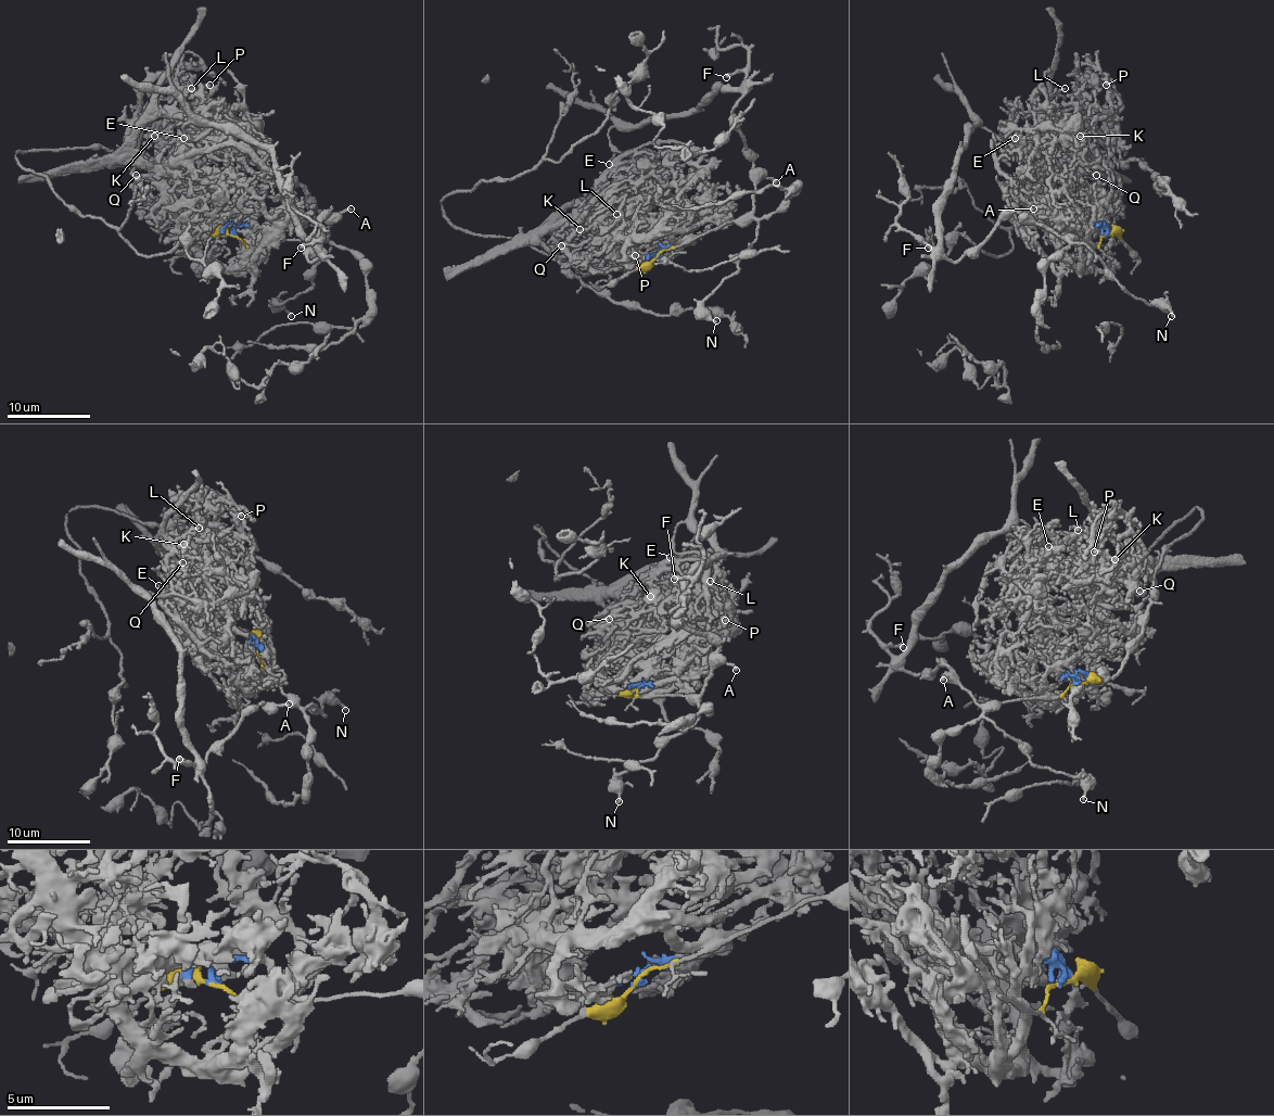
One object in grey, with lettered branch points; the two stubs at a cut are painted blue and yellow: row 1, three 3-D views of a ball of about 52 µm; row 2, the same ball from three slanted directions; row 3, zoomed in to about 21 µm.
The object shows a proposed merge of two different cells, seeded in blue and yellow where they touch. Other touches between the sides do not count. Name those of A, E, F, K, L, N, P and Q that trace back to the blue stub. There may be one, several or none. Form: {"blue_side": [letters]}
{"blue_side": ["E", "K", "L", "P", "Q"]}

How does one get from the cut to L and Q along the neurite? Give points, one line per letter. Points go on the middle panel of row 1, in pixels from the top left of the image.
L: (657, 256), (663, 248), (695, 240), (713, 216), (699, 216), (684, 227), (659, 200), (602, 193), (616, 214)
Q: (657, 256), (629, 258), (623, 240), (602, 223), (584, 227), (560, 245)

